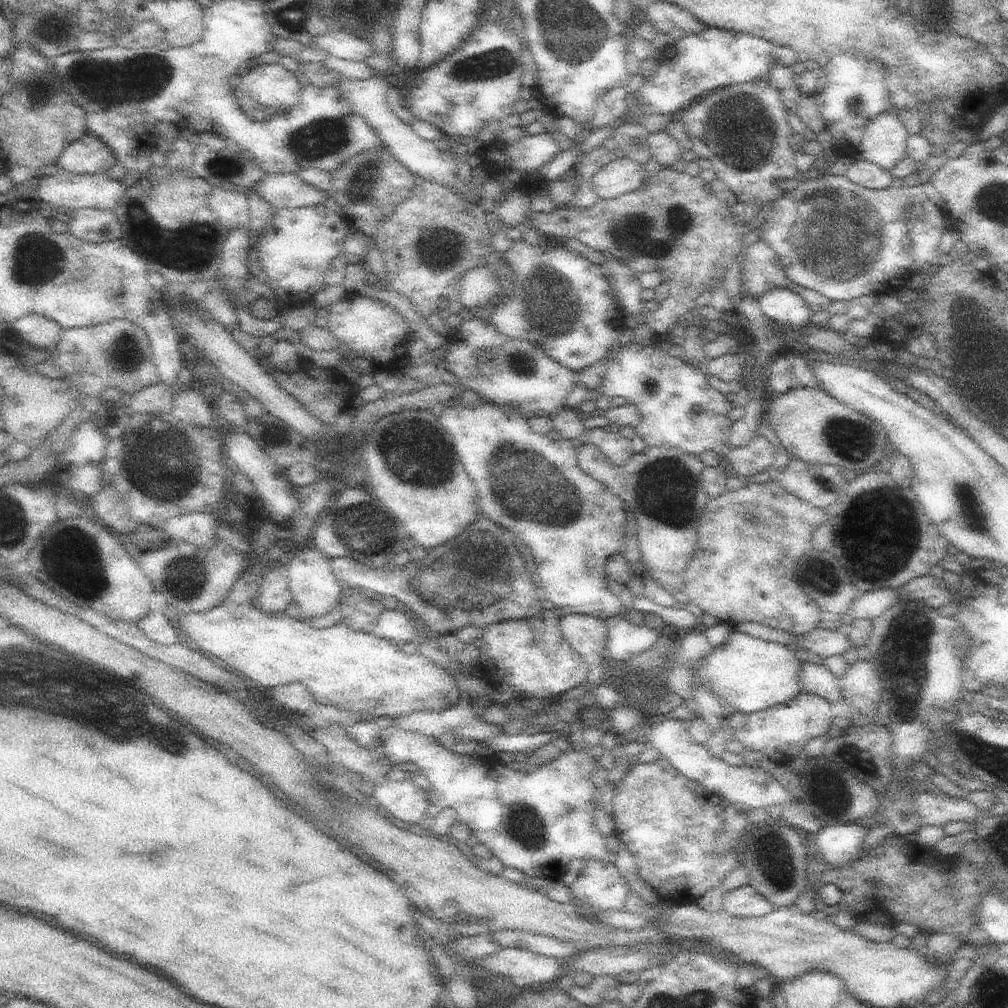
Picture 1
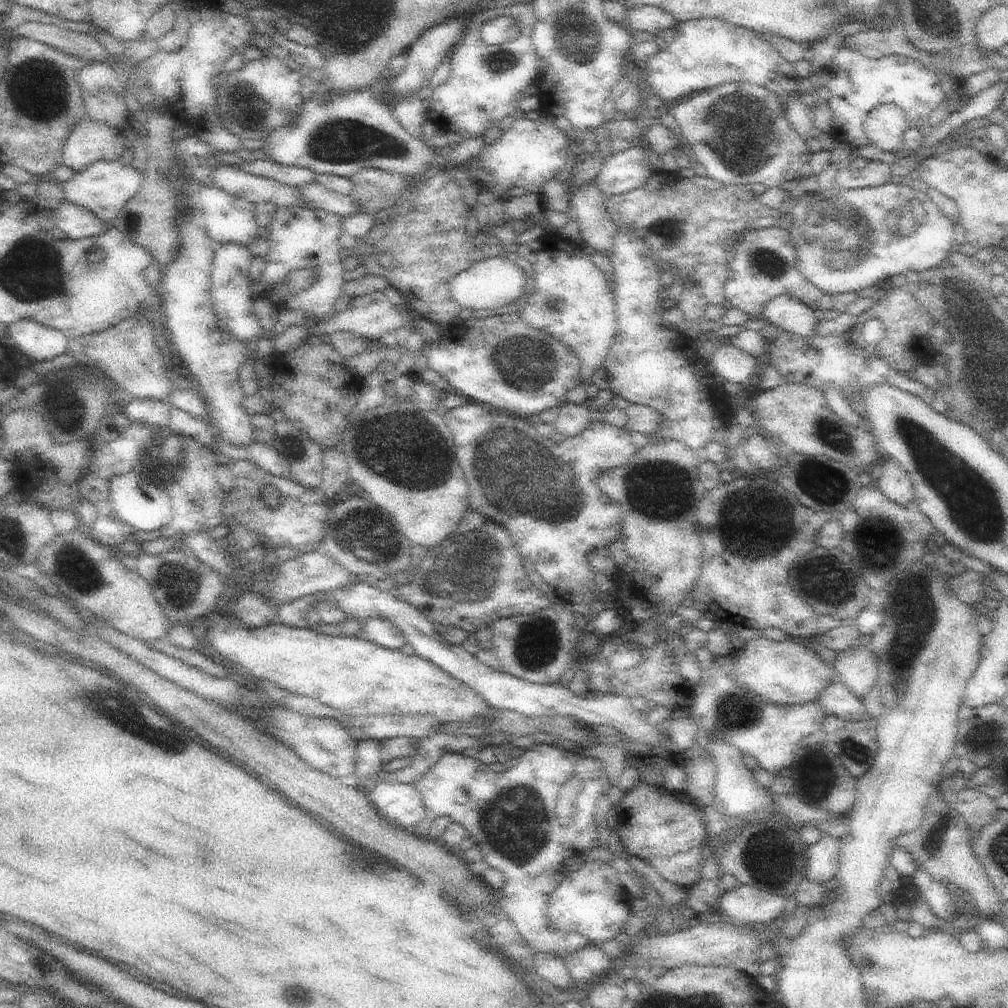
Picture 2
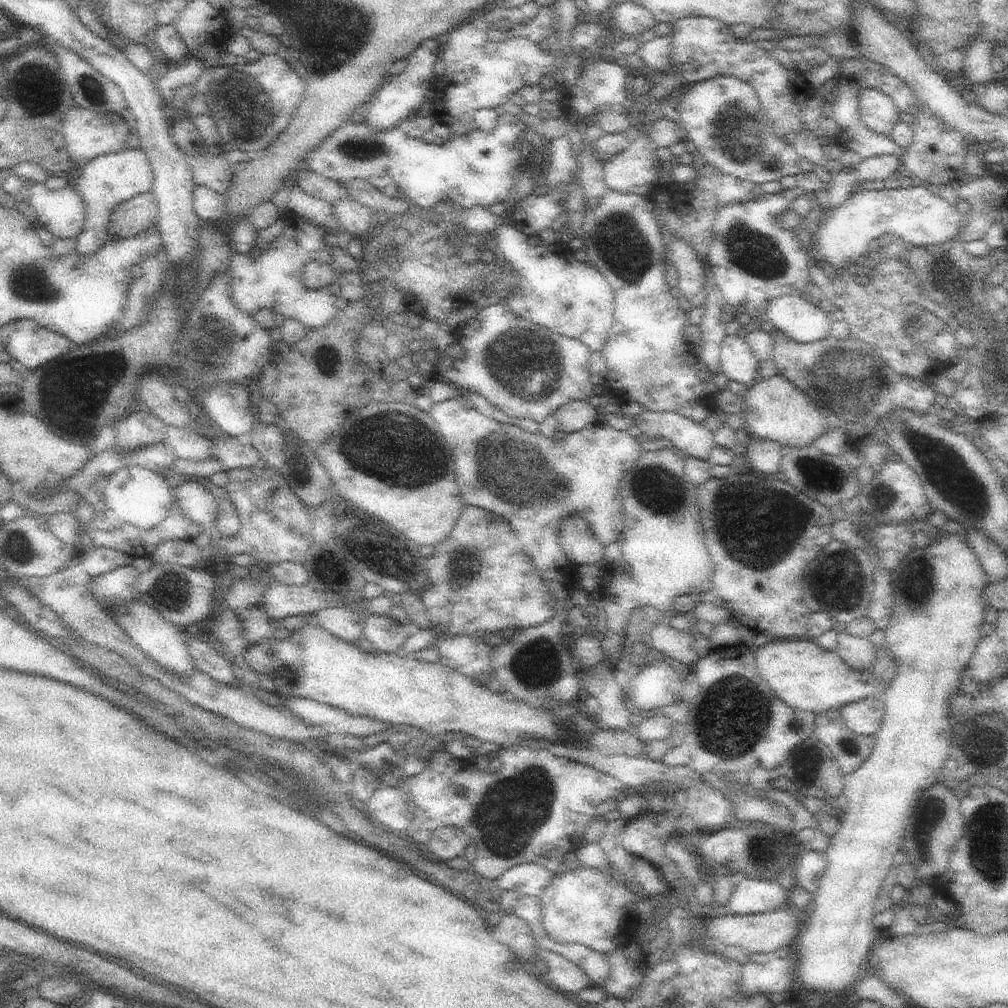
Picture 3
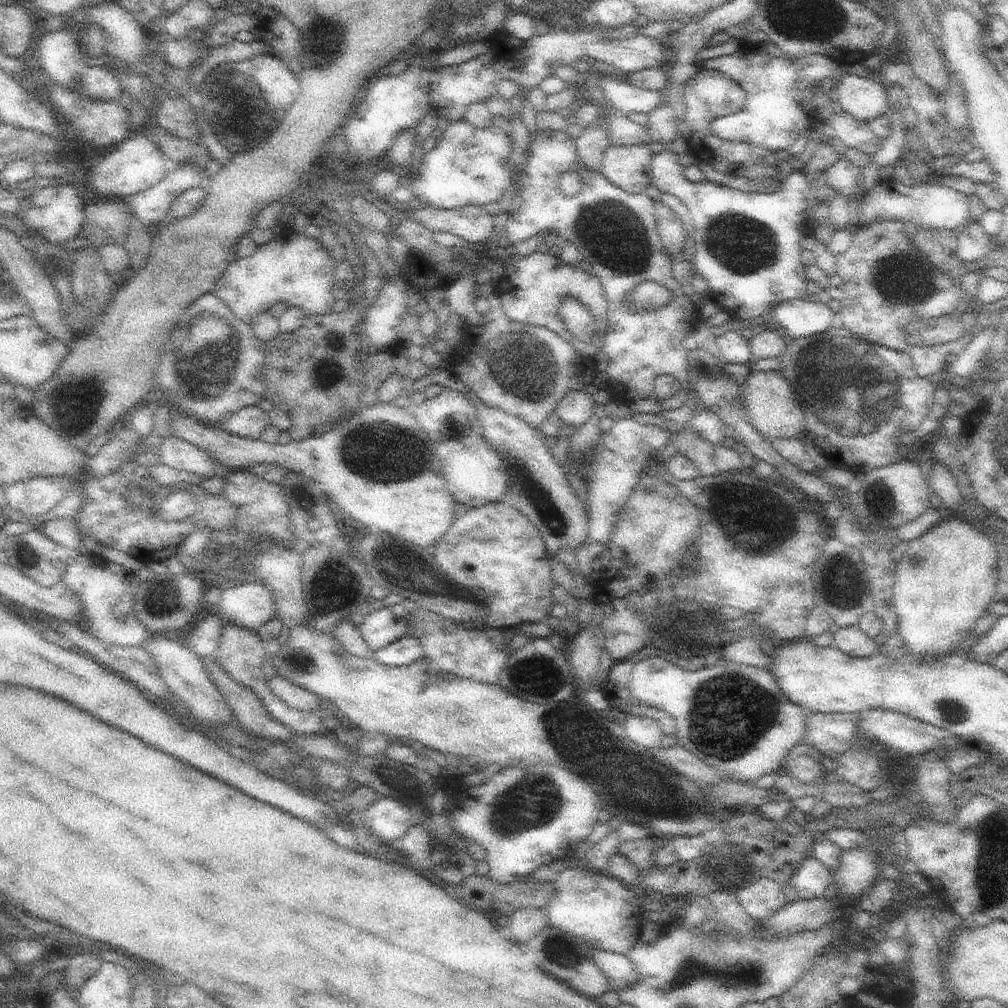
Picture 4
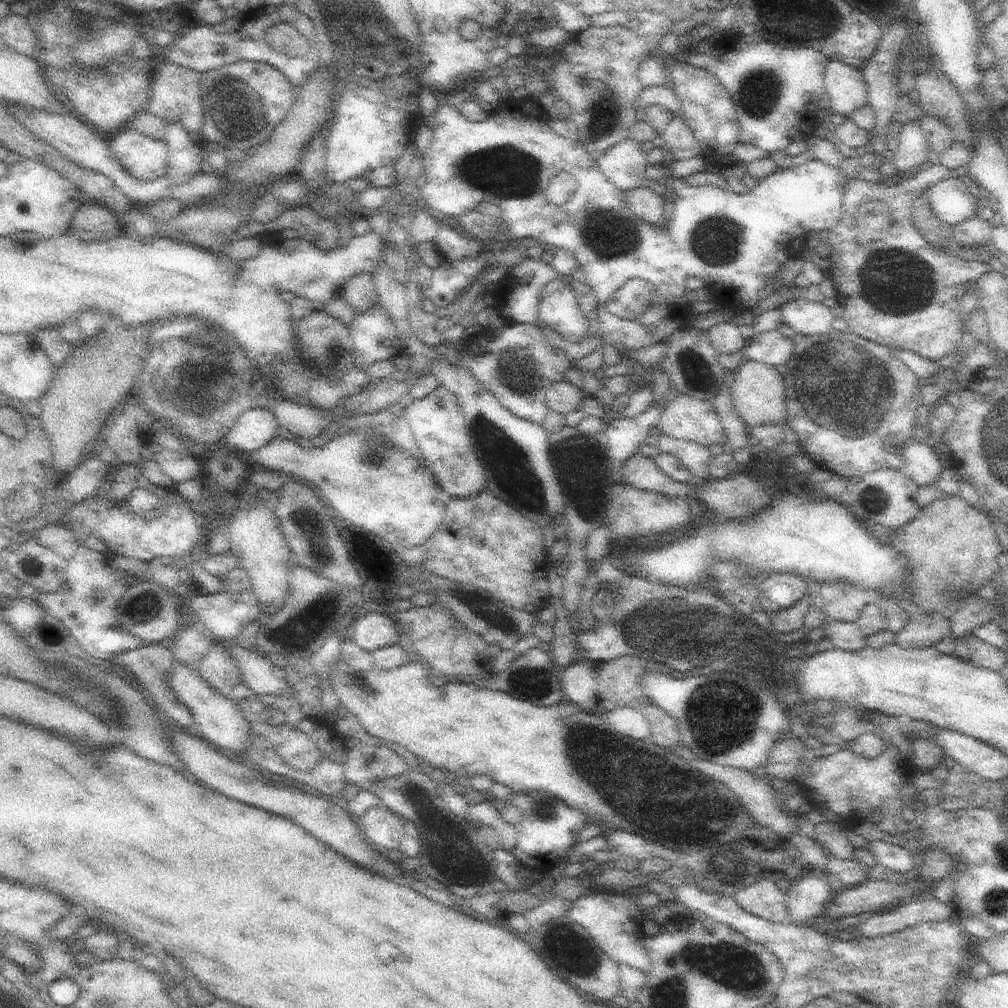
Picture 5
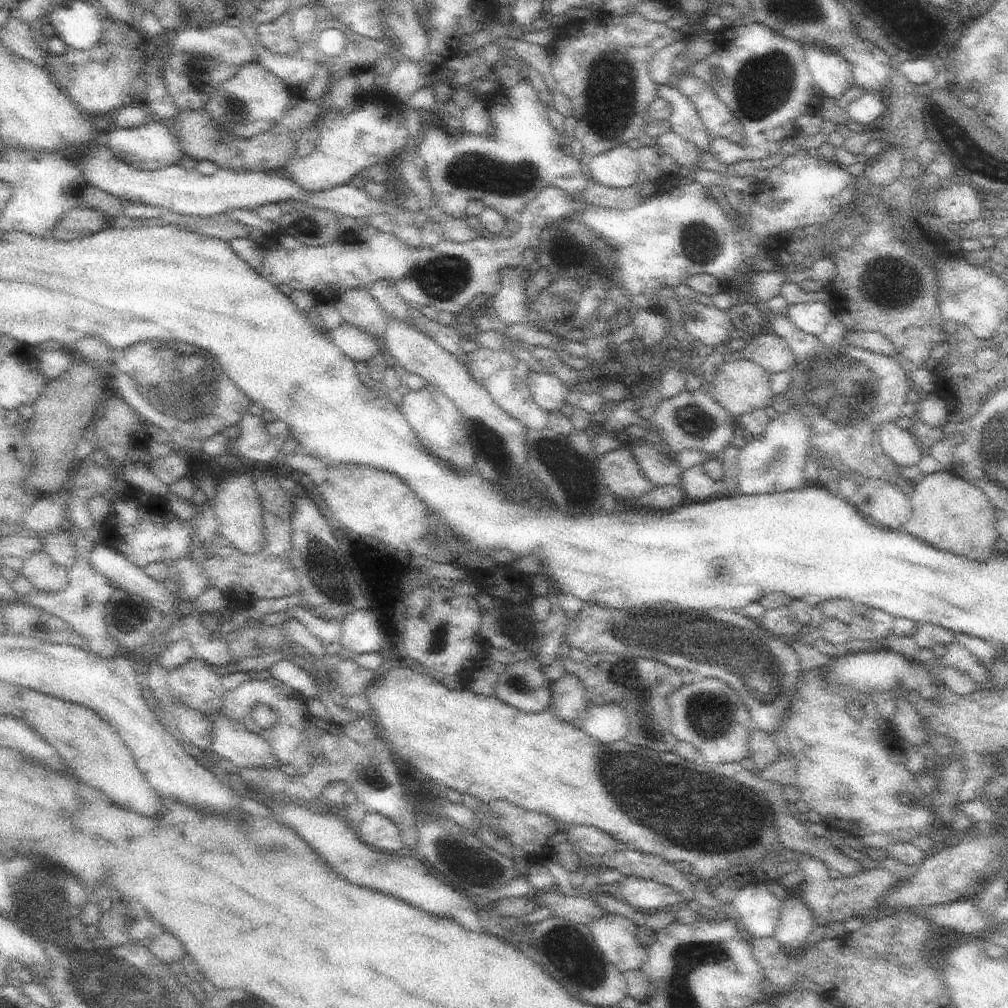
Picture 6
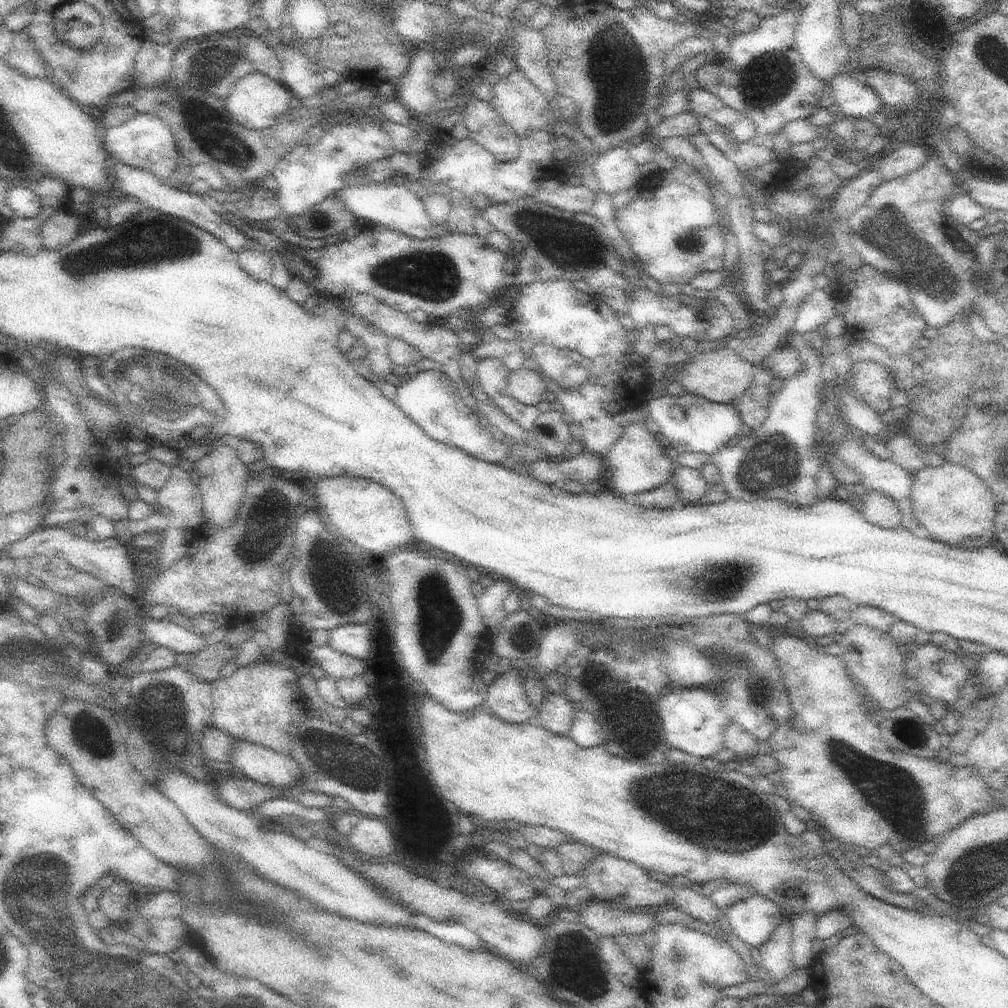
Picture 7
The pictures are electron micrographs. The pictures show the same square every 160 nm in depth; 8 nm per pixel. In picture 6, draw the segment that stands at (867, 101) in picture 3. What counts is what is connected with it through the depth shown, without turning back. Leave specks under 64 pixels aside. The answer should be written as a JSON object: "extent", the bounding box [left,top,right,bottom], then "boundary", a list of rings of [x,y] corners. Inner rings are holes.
{"extent":[806,43,855,102],"boundary":[[[815,43],[806,45],[806,60],[810,72],[826,96],[837,102],[854,86],[855,78],[850,64],[838,53]]]}

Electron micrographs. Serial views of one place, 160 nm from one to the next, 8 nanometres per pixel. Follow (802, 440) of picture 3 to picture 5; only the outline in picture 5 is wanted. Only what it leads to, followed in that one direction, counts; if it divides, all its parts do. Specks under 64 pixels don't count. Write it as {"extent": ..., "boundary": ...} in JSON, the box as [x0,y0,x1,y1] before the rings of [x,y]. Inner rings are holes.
{"extent":[730,358,787,429],"boundary":[[[745,358],[733,372],[734,380],[730,384],[732,402],[748,429],[758,424],[784,425],[787,414],[786,386],[777,368]]]}

